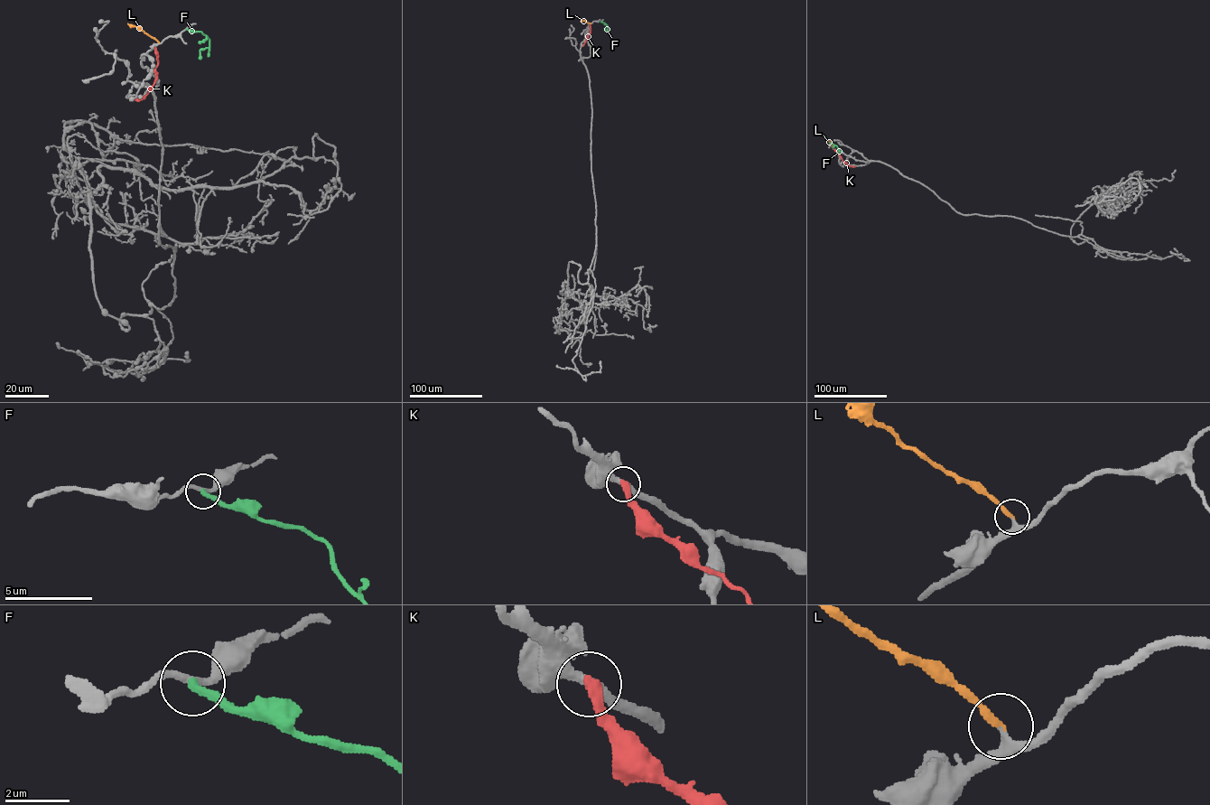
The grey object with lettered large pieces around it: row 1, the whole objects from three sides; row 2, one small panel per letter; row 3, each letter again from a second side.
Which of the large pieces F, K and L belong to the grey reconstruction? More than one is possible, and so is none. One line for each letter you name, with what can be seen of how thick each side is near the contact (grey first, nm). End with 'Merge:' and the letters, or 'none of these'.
L: 240 nm thick on the grey side, 240 nm on the other
Merge: L

